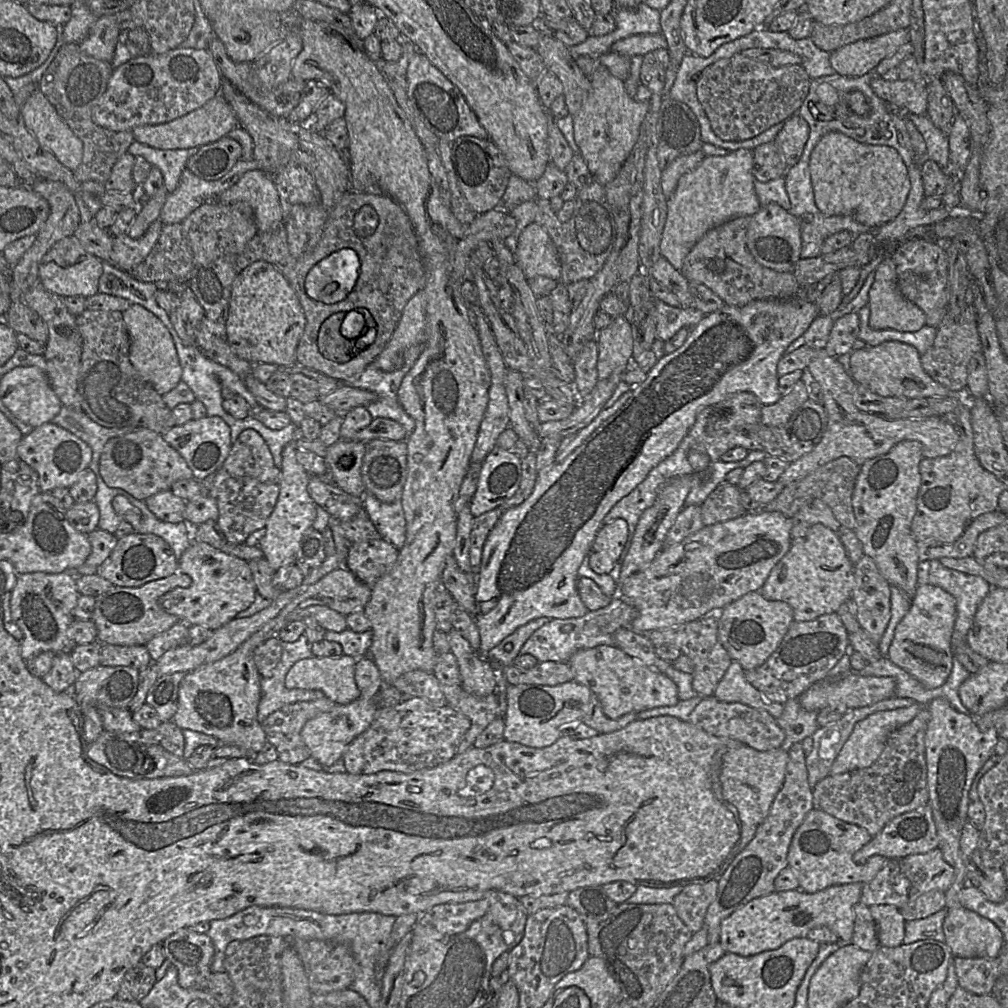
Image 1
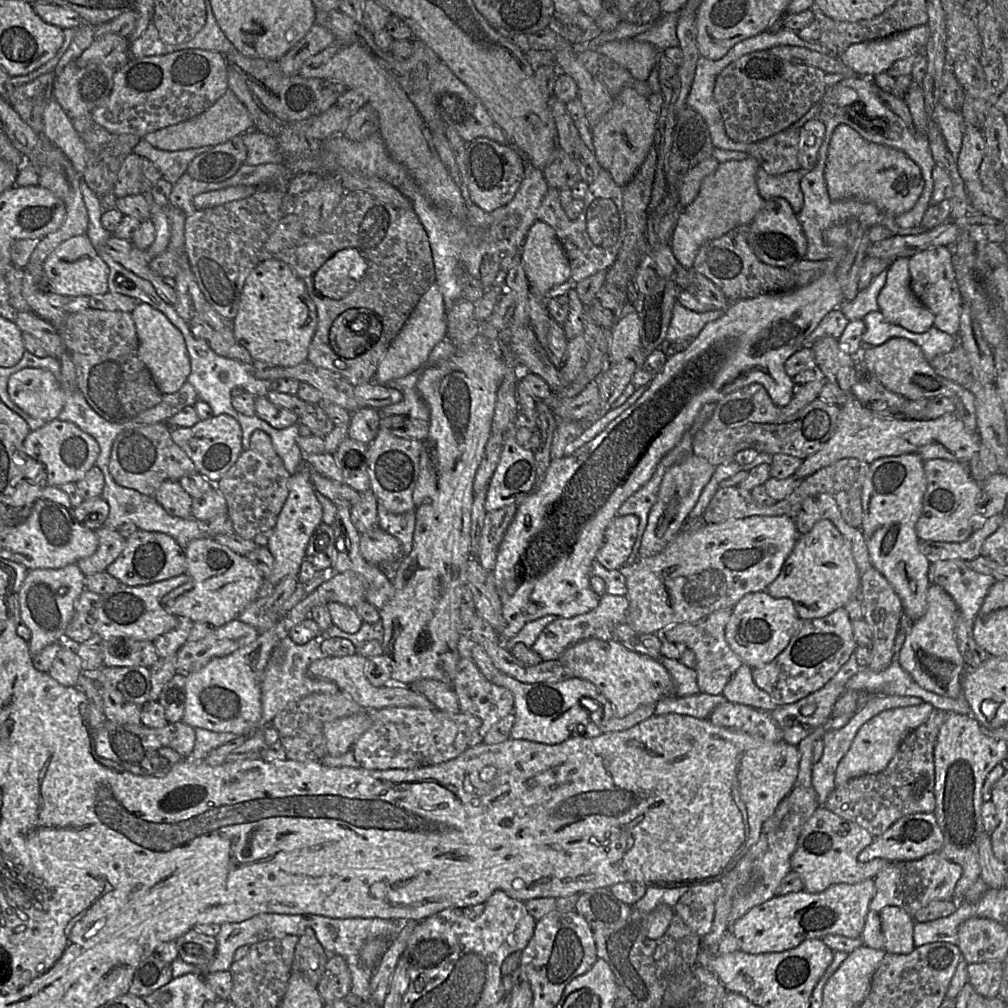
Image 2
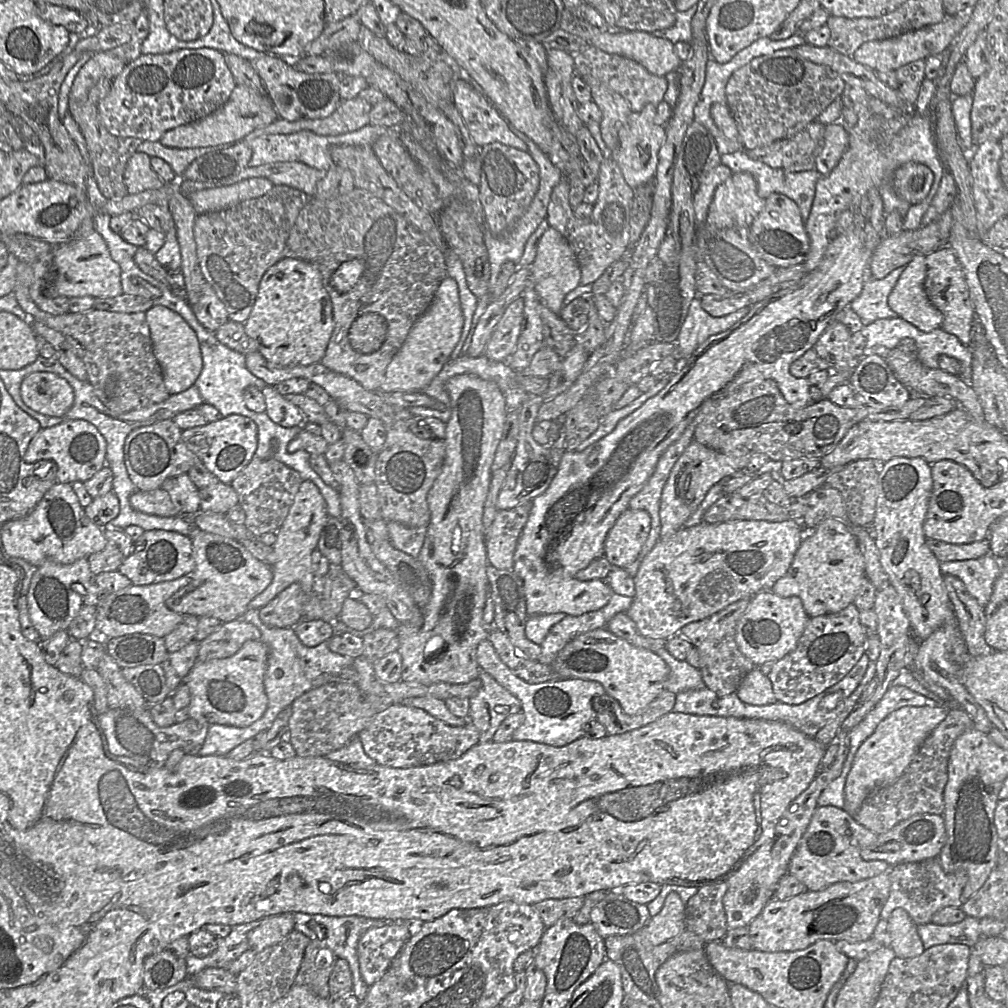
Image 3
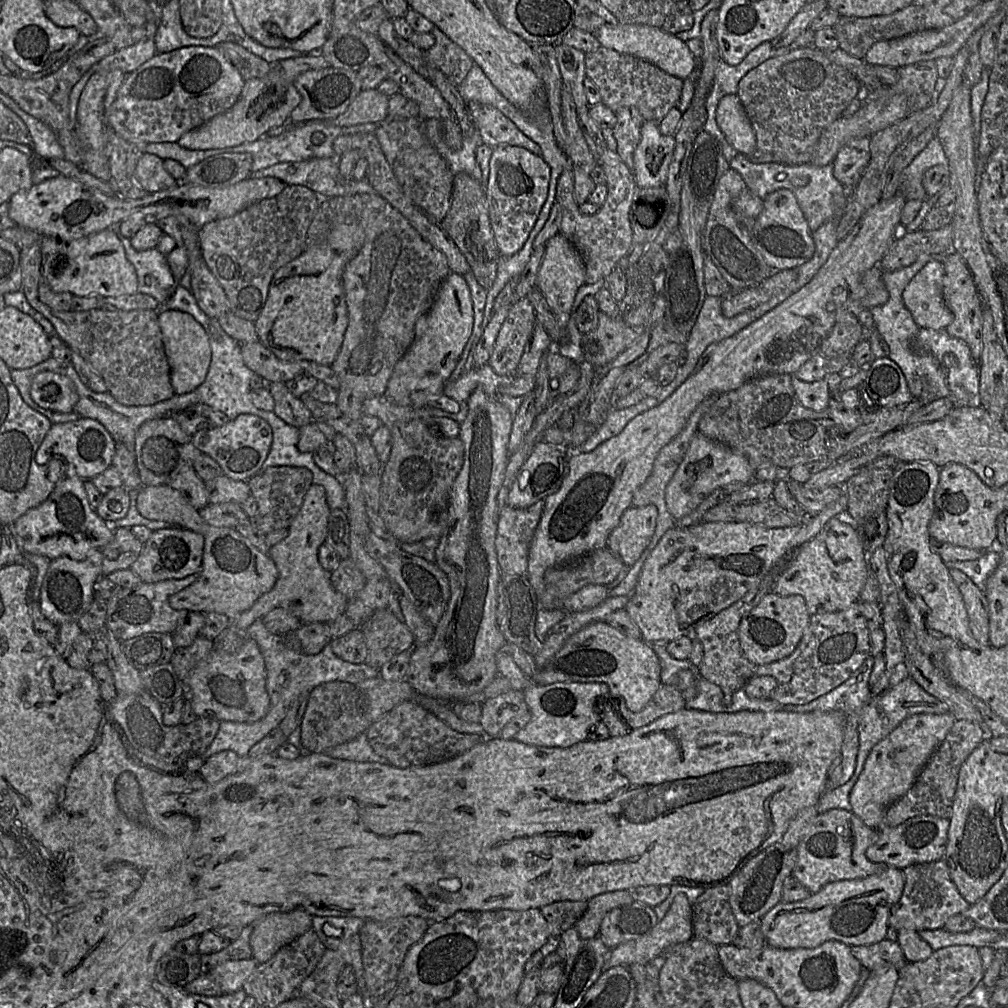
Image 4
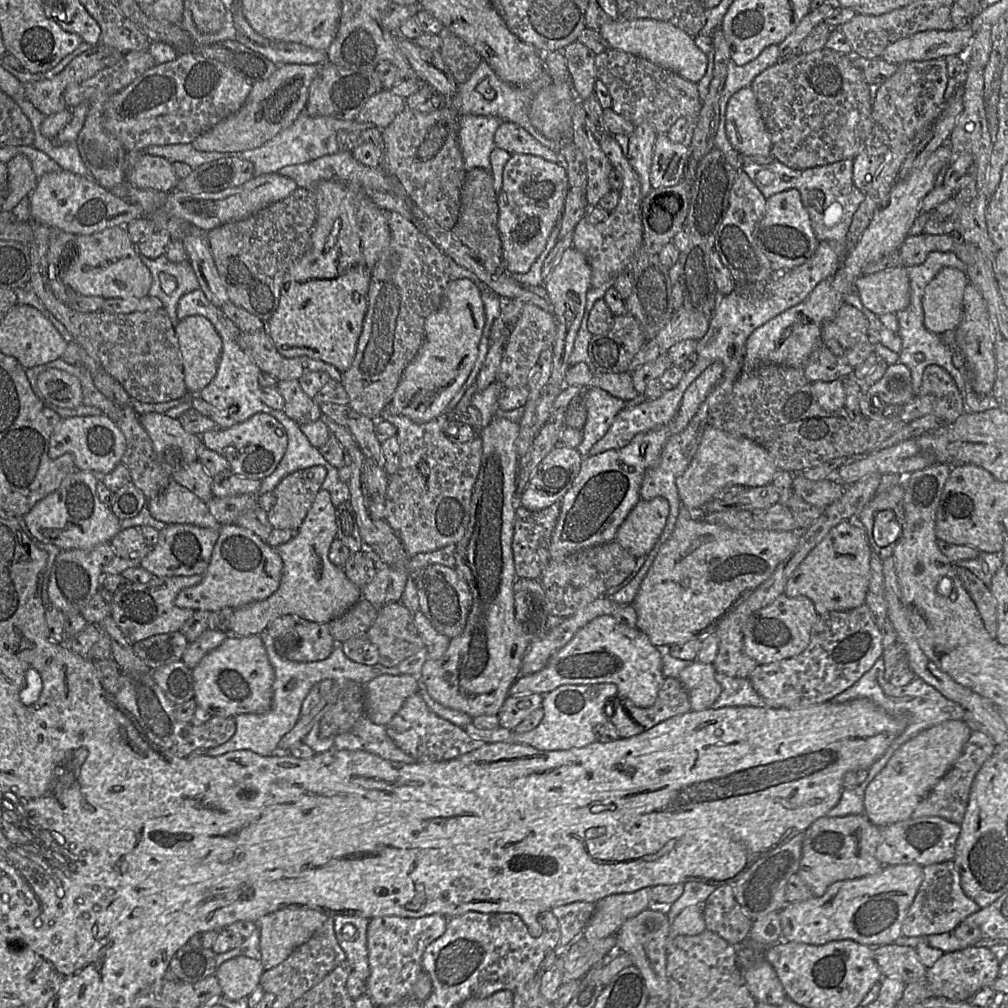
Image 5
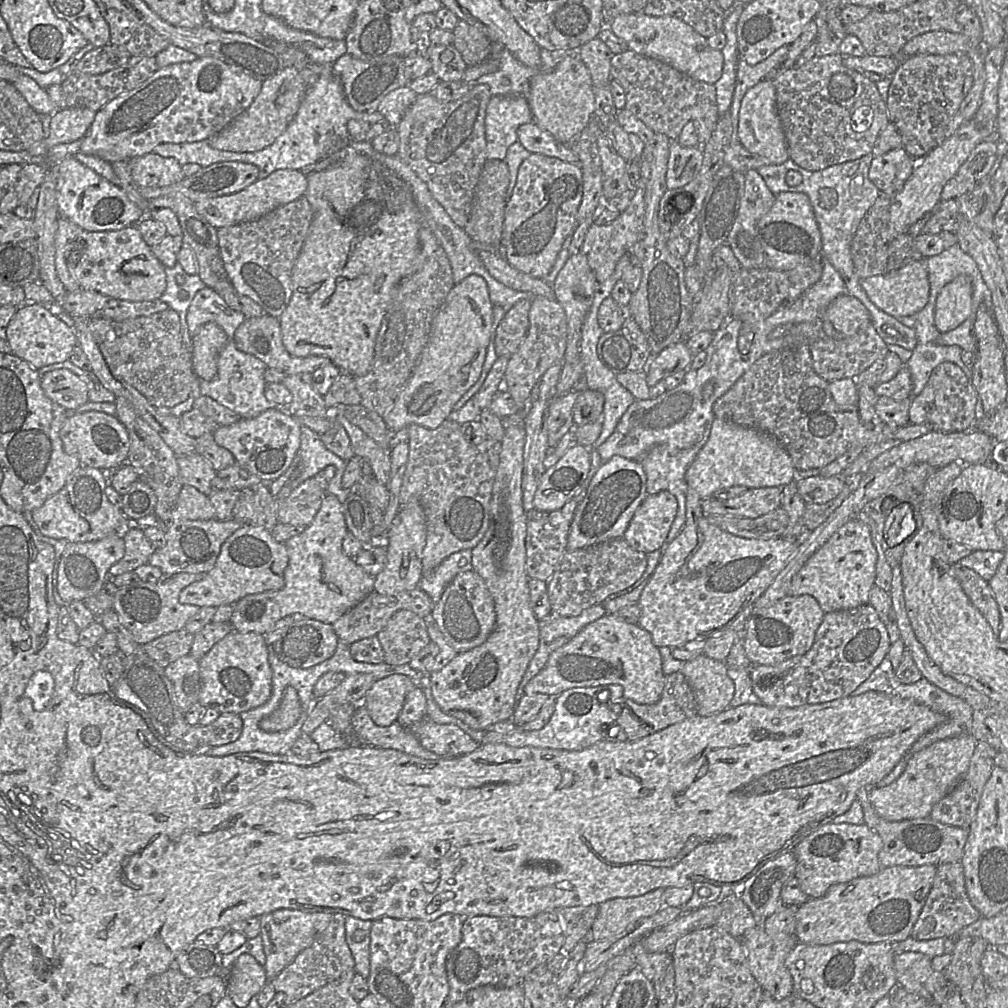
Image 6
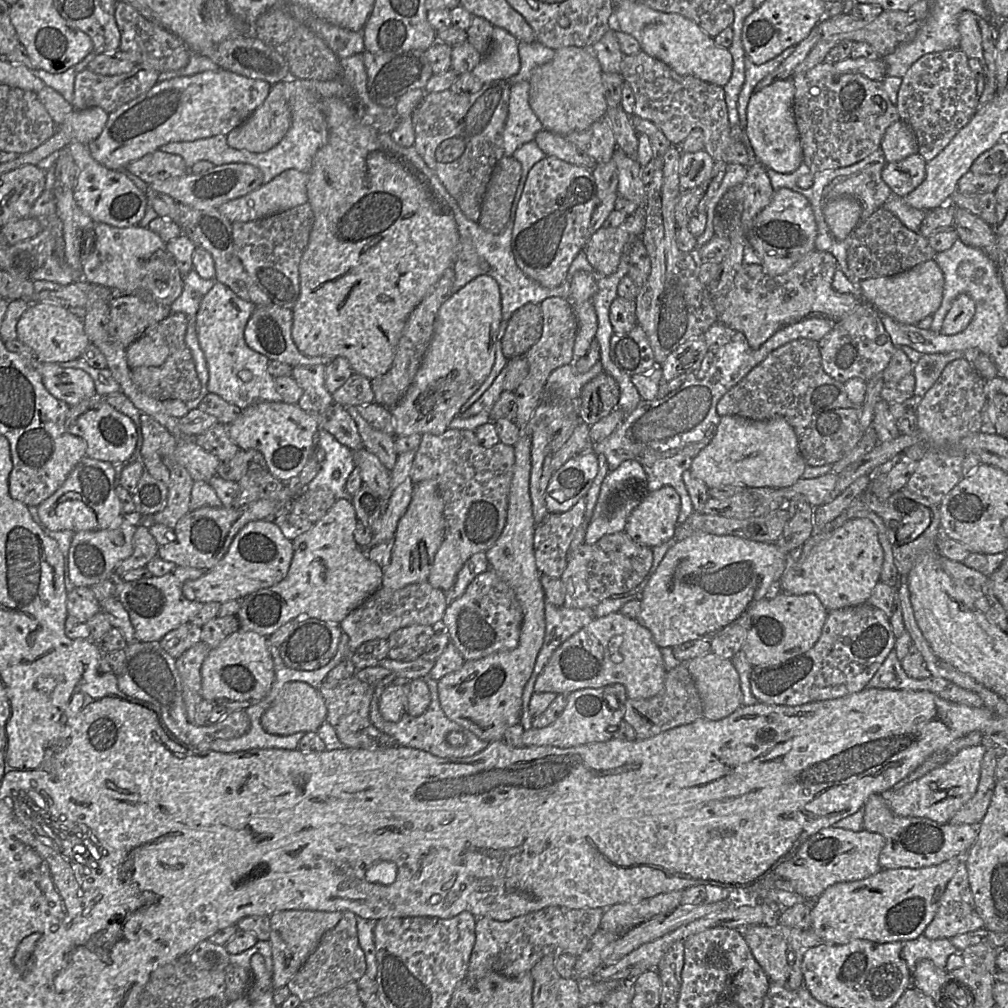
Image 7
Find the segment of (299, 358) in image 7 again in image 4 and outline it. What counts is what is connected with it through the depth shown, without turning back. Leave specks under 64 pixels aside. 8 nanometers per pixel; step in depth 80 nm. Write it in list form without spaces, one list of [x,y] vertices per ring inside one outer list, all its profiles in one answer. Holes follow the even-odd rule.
[[[259,340],[242,345],[242,356],[249,369],[272,383],[285,383],[298,375],[309,374],[336,390],[340,387],[339,378],[330,366],[308,360],[281,360]]]

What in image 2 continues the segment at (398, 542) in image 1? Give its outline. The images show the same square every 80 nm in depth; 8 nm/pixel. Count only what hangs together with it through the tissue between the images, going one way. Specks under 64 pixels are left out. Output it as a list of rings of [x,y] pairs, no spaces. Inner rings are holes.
[[[378,505],[377,511],[378,526],[399,541],[403,555],[409,554],[413,545],[415,529],[414,511],[395,514],[385,509],[382,505]]]

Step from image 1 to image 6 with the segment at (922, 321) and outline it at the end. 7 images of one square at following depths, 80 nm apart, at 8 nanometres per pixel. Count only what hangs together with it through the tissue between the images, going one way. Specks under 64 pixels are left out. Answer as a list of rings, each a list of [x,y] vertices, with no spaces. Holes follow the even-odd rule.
[[[965,275],[955,277],[939,292],[934,309],[934,323],[940,333],[949,332],[971,314],[972,286]]]

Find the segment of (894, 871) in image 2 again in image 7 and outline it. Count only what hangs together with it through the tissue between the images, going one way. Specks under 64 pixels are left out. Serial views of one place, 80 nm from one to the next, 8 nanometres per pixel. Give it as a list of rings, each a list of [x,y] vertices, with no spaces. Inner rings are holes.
[[[961,862],[941,895],[936,914],[923,935],[929,939],[950,939],[982,927],[984,922],[976,910],[967,868]]]

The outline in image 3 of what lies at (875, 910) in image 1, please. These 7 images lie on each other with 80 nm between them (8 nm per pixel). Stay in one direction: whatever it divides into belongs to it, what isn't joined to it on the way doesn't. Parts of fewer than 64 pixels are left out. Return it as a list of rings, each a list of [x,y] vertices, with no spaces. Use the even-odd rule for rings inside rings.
[[[902,908],[894,909],[887,919],[890,946],[899,958],[913,958],[921,955],[925,947],[917,932],[917,925]]]

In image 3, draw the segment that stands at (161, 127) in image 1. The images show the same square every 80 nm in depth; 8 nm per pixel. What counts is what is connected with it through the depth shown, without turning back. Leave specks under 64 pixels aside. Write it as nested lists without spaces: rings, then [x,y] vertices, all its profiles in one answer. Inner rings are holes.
[[[237,85],[229,99],[211,114],[199,120],[168,130],[159,142],[170,148],[199,148],[231,144],[245,137],[257,128],[267,126],[277,120],[278,114],[265,92]]]

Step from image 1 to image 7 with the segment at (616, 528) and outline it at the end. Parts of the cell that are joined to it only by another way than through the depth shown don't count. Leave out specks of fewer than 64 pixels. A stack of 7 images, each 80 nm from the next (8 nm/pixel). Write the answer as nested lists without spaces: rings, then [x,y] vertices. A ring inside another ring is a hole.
[[[671,486],[649,492],[631,513],[626,533],[636,543],[653,548],[674,539],[681,500]]]

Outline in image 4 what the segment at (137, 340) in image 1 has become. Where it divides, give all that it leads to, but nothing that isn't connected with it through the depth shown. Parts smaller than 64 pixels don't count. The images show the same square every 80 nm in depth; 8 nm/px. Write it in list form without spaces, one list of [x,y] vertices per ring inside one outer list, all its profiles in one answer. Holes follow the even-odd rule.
[[[159,309],[158,323],[175,394],[197,390],[205,381],[211,363],[212,353],[206,330],[191,315],[170,309]]]

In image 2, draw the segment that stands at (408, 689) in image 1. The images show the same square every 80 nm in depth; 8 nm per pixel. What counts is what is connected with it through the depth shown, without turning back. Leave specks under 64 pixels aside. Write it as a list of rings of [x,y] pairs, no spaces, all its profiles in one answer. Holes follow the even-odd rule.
[[[423,679],[410,685],[410,688],[425,696],[436,709],[449,713],[460,713],[460,706],[456,693],[449,683],[434,679]]]

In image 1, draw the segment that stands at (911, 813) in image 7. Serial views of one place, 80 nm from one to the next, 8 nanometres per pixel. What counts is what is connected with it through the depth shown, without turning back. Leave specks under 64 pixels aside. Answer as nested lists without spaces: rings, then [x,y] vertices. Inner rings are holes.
[[[915,703],[907,708],[876,712],[857,722],[851,735],[833,762],[830,774],[837,775],[871,766],[882,753],[890,734],[913,720],[924,707],[924,705]]]

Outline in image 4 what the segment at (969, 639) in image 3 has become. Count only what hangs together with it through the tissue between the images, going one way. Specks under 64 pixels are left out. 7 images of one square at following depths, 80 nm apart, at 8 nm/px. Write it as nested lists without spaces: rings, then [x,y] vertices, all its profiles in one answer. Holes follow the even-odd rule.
[[[950,569],[950,576],[963,596],[973,637],[983,646],[990,645],[989,604],[986,593],[958,569]]]

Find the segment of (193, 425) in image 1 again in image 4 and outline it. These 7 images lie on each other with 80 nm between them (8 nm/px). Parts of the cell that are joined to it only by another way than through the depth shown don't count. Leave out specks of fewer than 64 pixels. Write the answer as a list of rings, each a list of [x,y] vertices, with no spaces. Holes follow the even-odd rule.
[[[241,414],[223,426],[210,426],[192,435],[194,446],[213,458],[224,475],[238,481],[248,481],[265,469],[272,441],[271,426],[264,419],[251,414]]]

